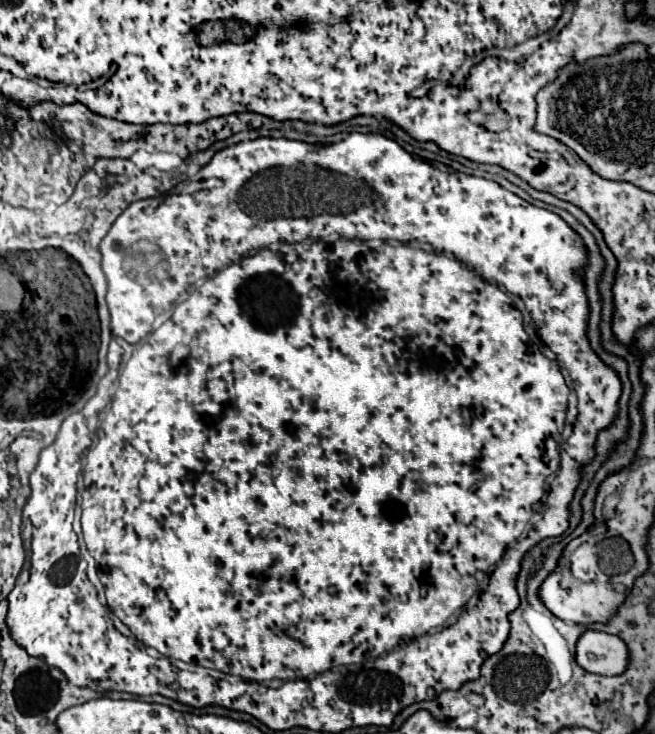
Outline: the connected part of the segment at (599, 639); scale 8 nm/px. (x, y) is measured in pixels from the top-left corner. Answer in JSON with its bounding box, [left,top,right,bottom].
[577,629,629,675]

